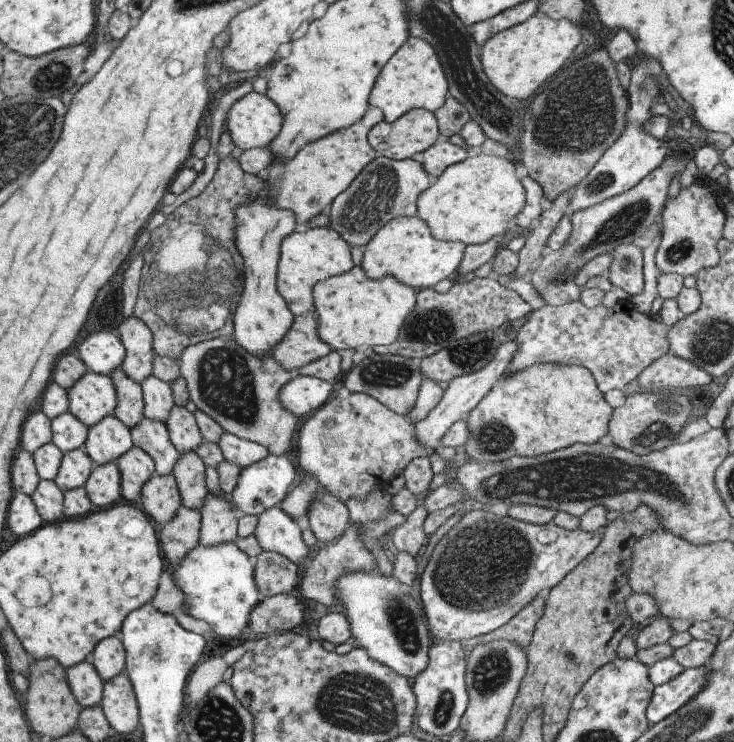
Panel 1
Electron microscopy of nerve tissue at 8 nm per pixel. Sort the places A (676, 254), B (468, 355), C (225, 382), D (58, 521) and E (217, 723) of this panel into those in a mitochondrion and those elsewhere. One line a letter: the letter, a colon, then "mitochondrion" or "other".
A: mitochondrion
B: mitochondrion
C: mitochondrion
D: other
E: mitochondrion

